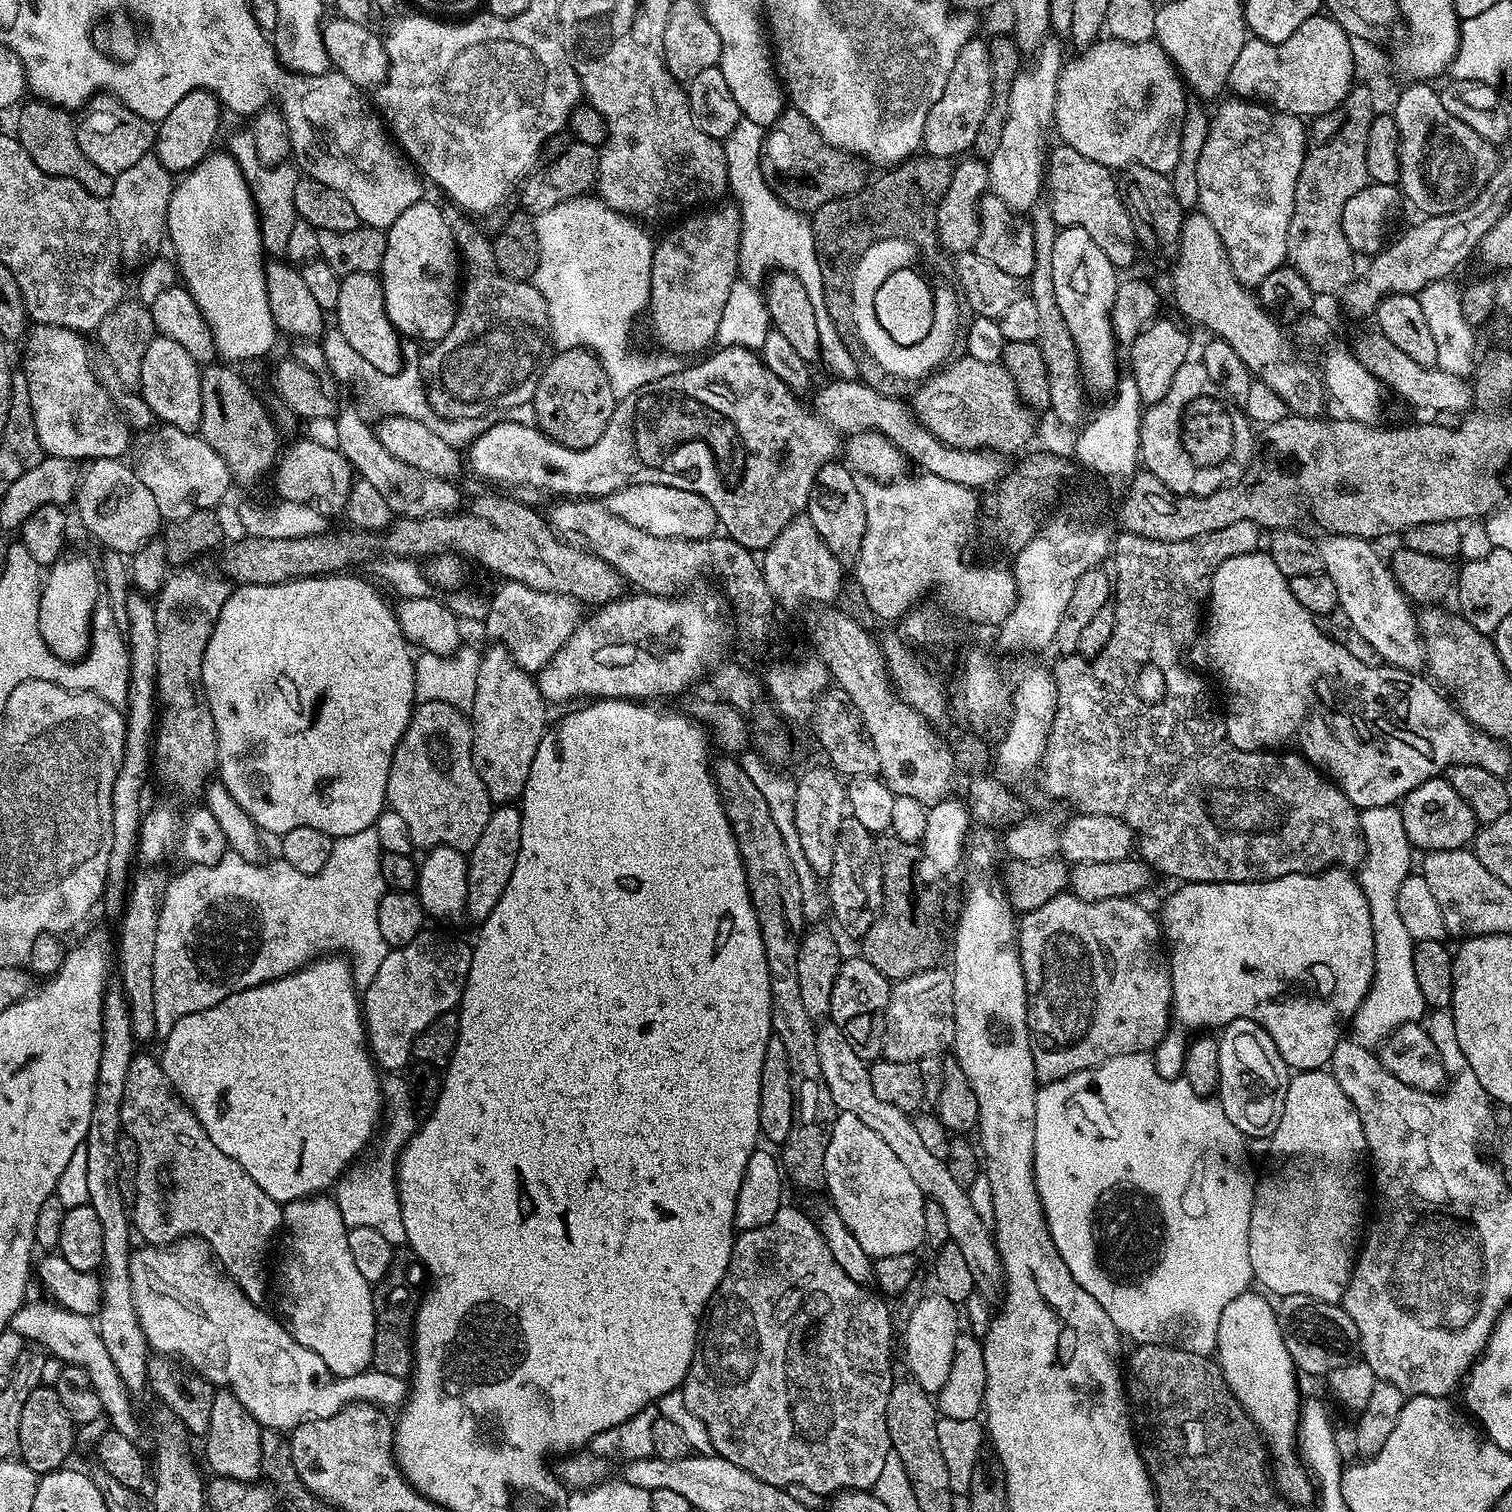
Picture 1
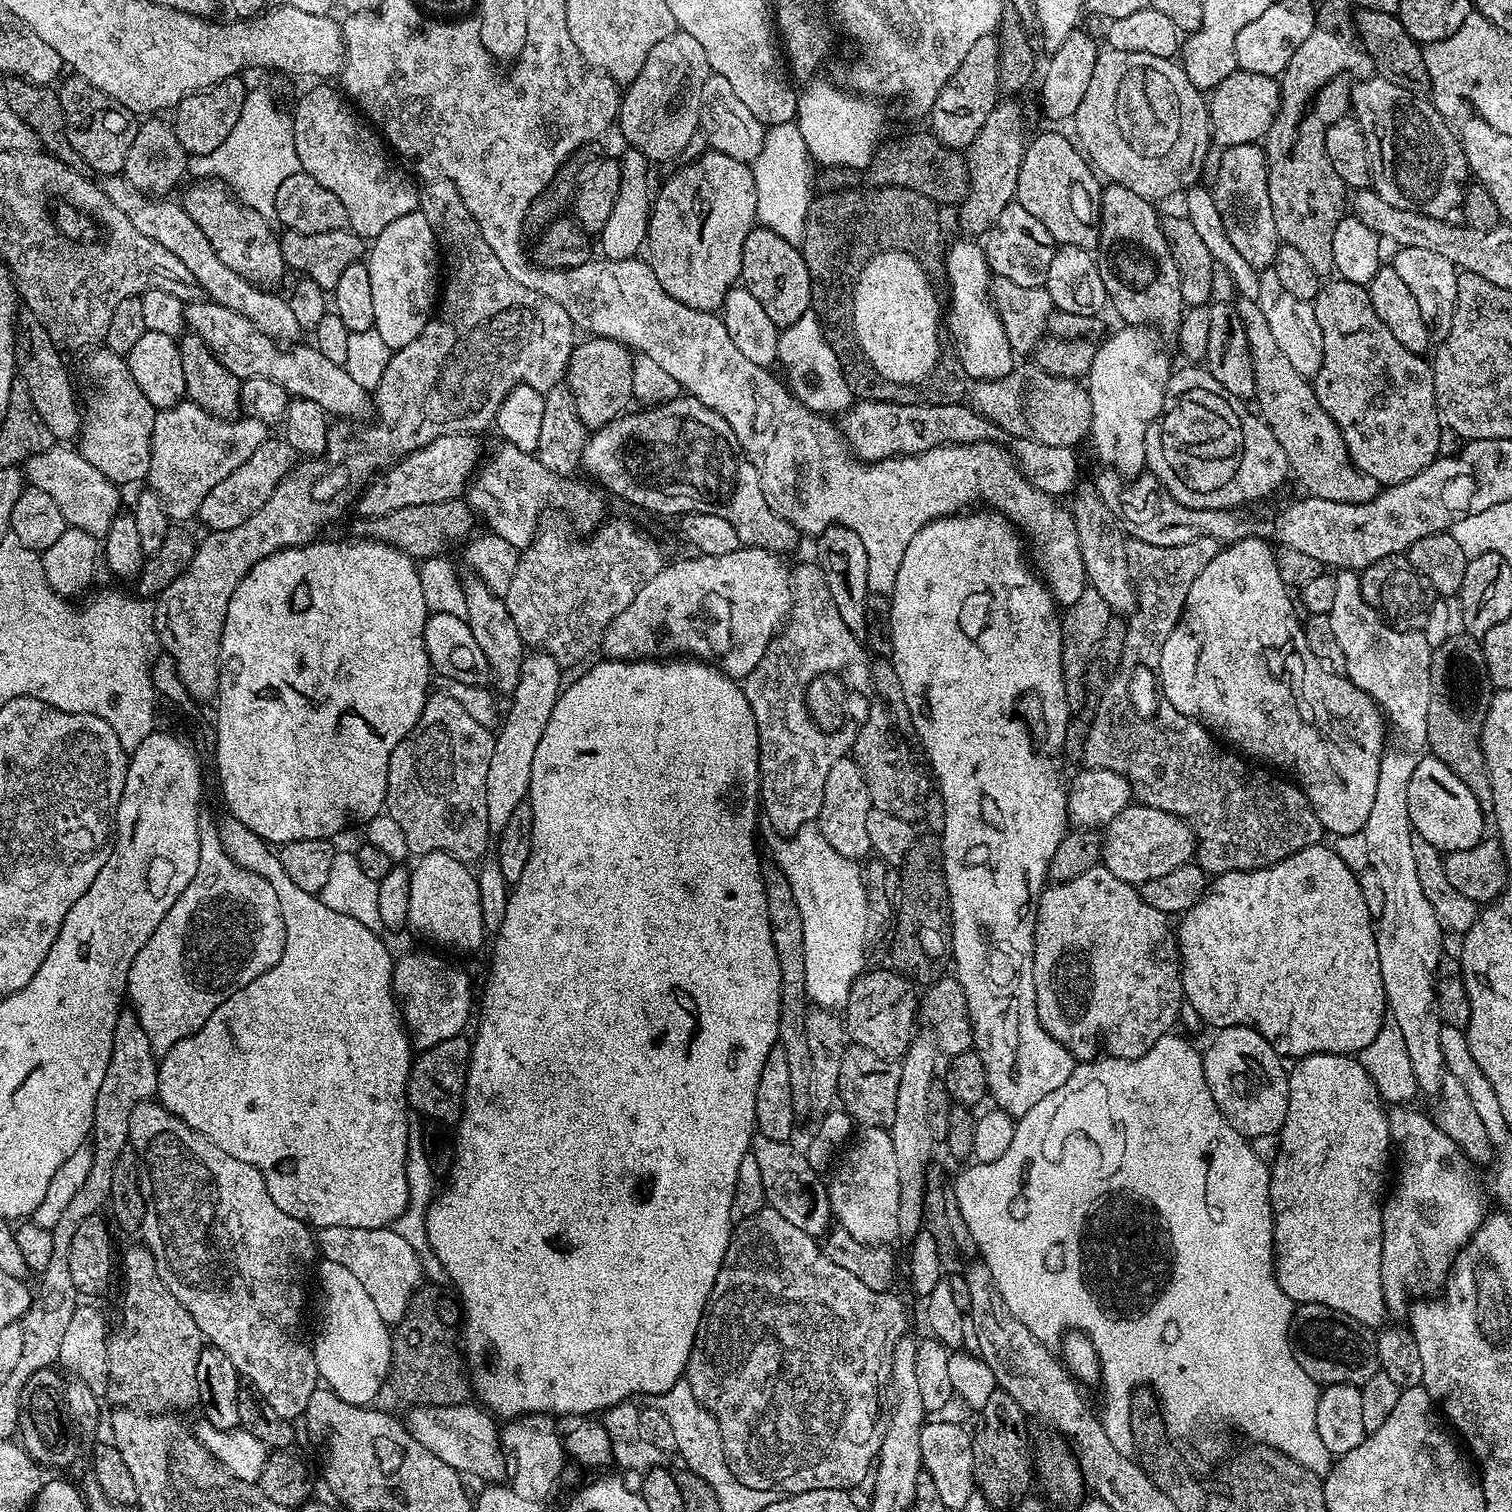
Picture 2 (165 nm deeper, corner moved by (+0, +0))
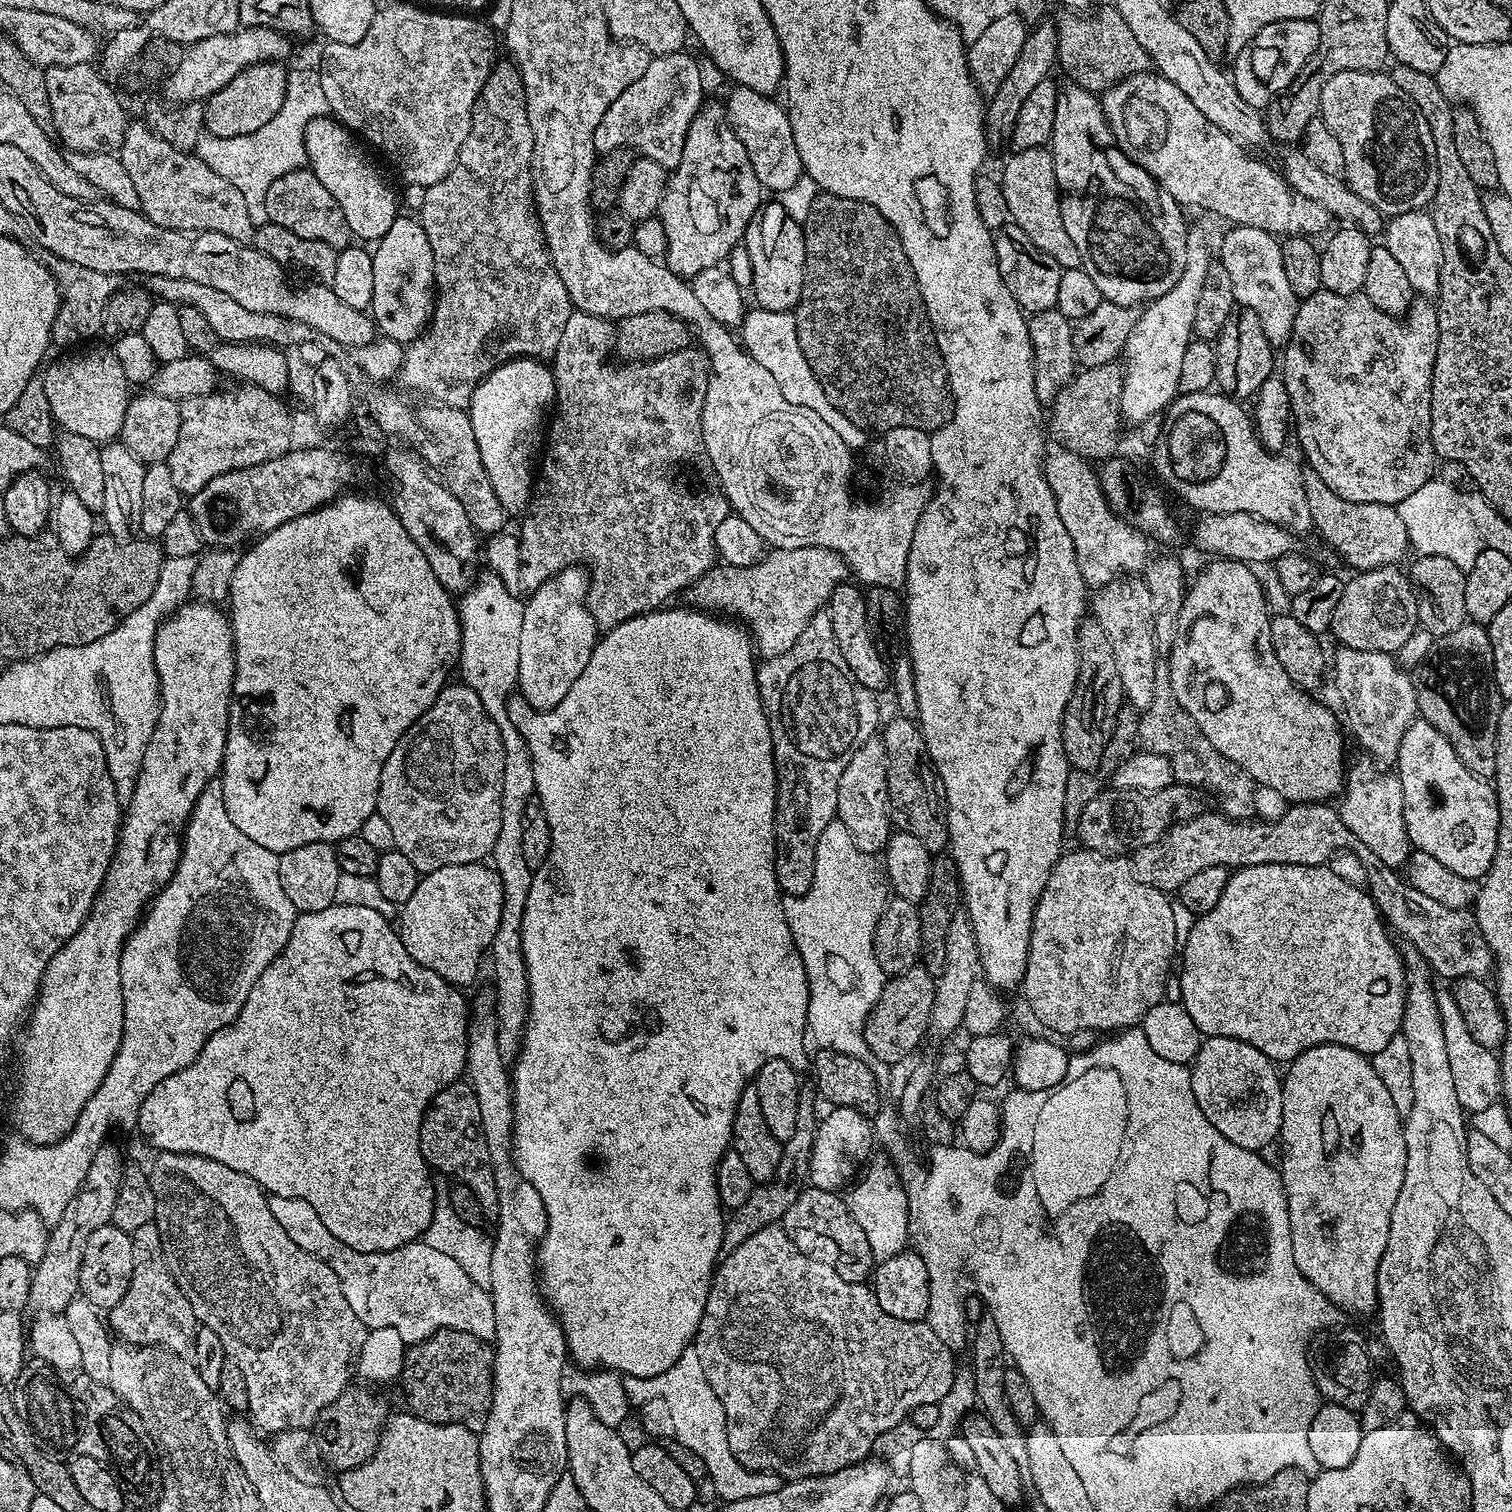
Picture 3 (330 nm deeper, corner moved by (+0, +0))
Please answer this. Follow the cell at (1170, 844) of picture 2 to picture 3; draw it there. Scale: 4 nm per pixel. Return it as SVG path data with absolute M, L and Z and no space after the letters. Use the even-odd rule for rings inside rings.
M1331 803L1293 804L1285 809L1277 820L1252 818L1247 822L1232 820L1216 810L1201 811L1200 815L1174 825L1156 844L1142 846L1131 853L1134 874L1146 882L1146 886L1154 886L1165 894L1176 894L1182 882L1194 878L1194 874L1202 874L1202 870L1210 866L1222 866L1229 870L1258 870L1264 864L1324 866L1335 852L1358 854L1367 870L1366 891L1381 912L1381 917L1422 954L1437 977L1442 976L1446 980L1458 977L1485 979L1486 974L1493 971L1492 952L1478 930L1476 916L1471 909L1445 906L1410 886L1397 869L1383 863L1356 837Z

